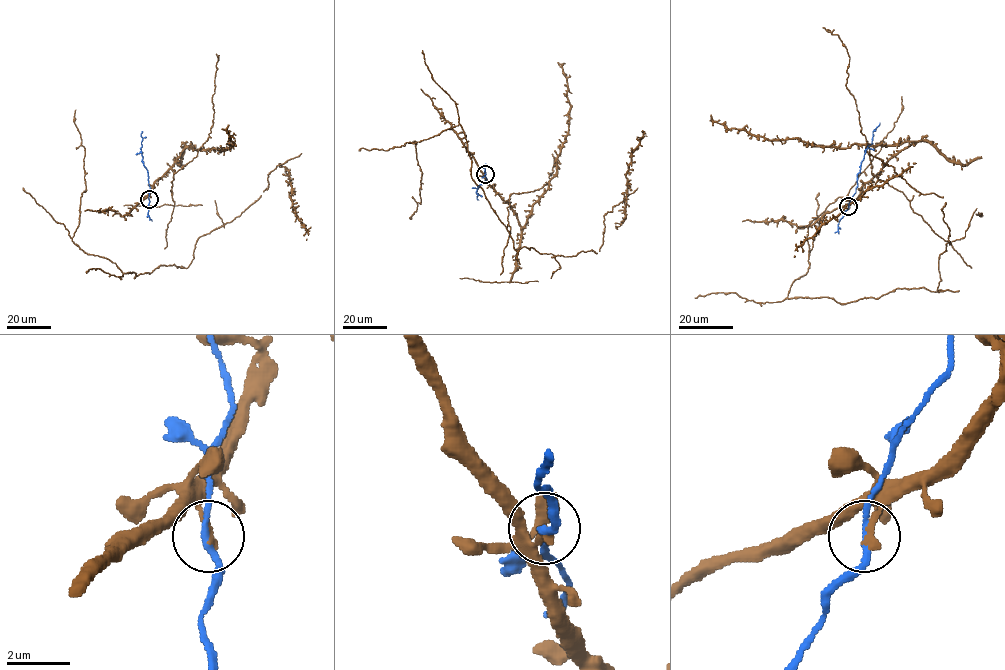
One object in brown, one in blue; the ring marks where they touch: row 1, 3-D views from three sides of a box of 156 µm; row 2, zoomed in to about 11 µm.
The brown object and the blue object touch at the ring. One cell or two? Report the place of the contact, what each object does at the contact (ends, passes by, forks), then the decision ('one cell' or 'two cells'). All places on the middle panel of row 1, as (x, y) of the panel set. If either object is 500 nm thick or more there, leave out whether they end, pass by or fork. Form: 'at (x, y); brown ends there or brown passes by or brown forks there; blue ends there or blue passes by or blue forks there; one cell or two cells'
at (485, 174); brown ends there; blue passes by; two cells

